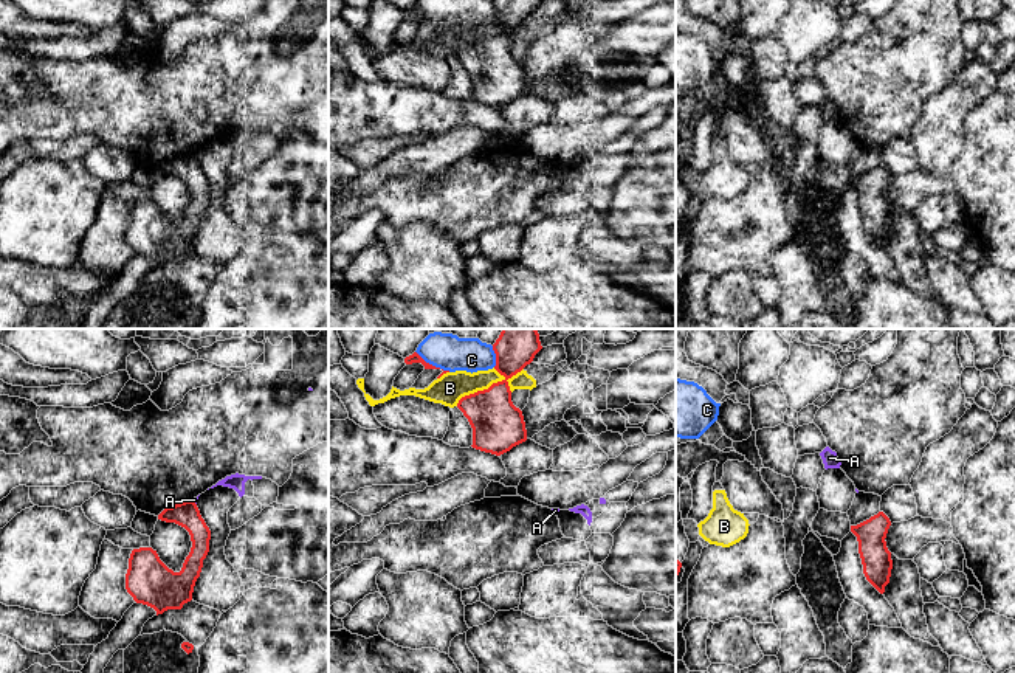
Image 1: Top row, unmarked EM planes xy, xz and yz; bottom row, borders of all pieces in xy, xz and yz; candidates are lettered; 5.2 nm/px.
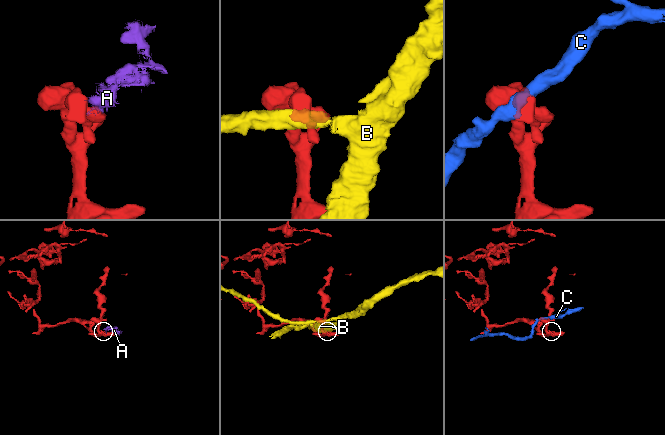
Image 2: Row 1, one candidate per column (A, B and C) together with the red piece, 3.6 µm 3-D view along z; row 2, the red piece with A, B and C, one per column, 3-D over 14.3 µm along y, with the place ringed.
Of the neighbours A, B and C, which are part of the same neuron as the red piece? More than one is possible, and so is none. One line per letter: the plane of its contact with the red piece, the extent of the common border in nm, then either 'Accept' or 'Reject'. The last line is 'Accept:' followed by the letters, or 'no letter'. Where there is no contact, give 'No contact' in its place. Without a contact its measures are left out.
A: Touches red in xy. Shared border 40 nm. Reject
B: Touches red in xz. Shared border 400 nm. Reject
C: Touches red in xz. Shared border 220 nm. Reject
Accept: no letter

